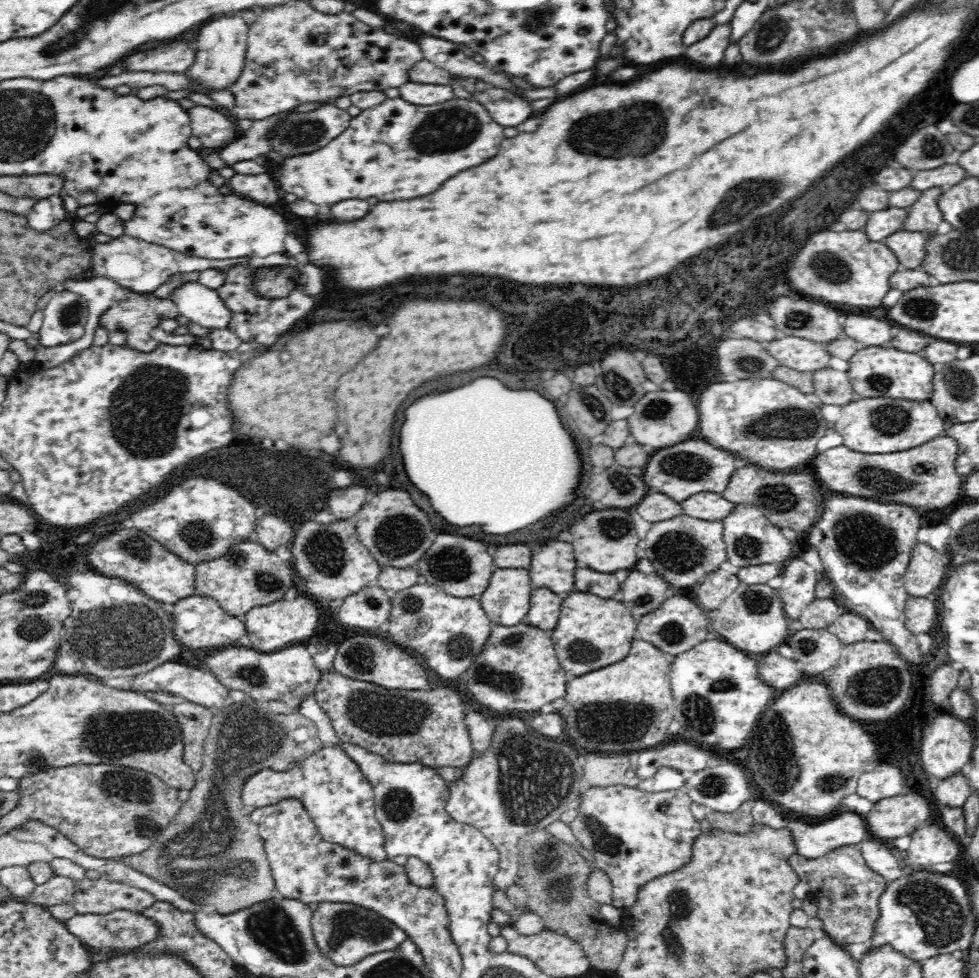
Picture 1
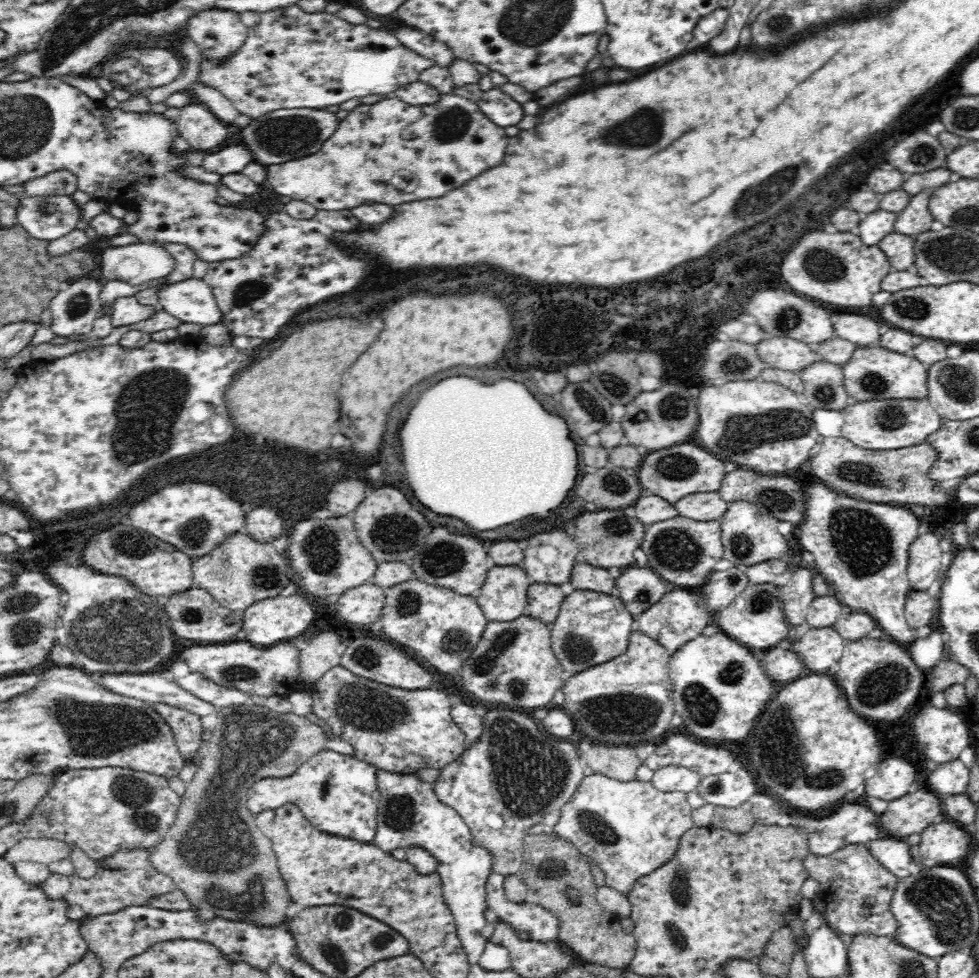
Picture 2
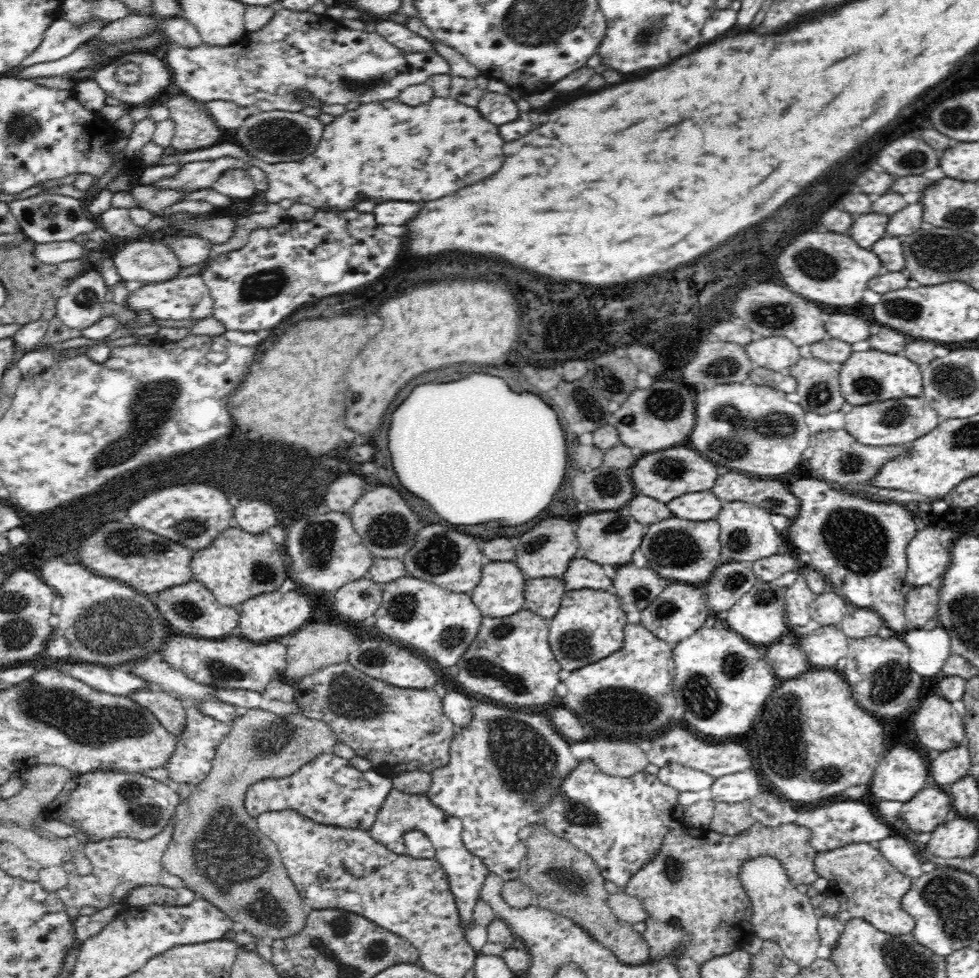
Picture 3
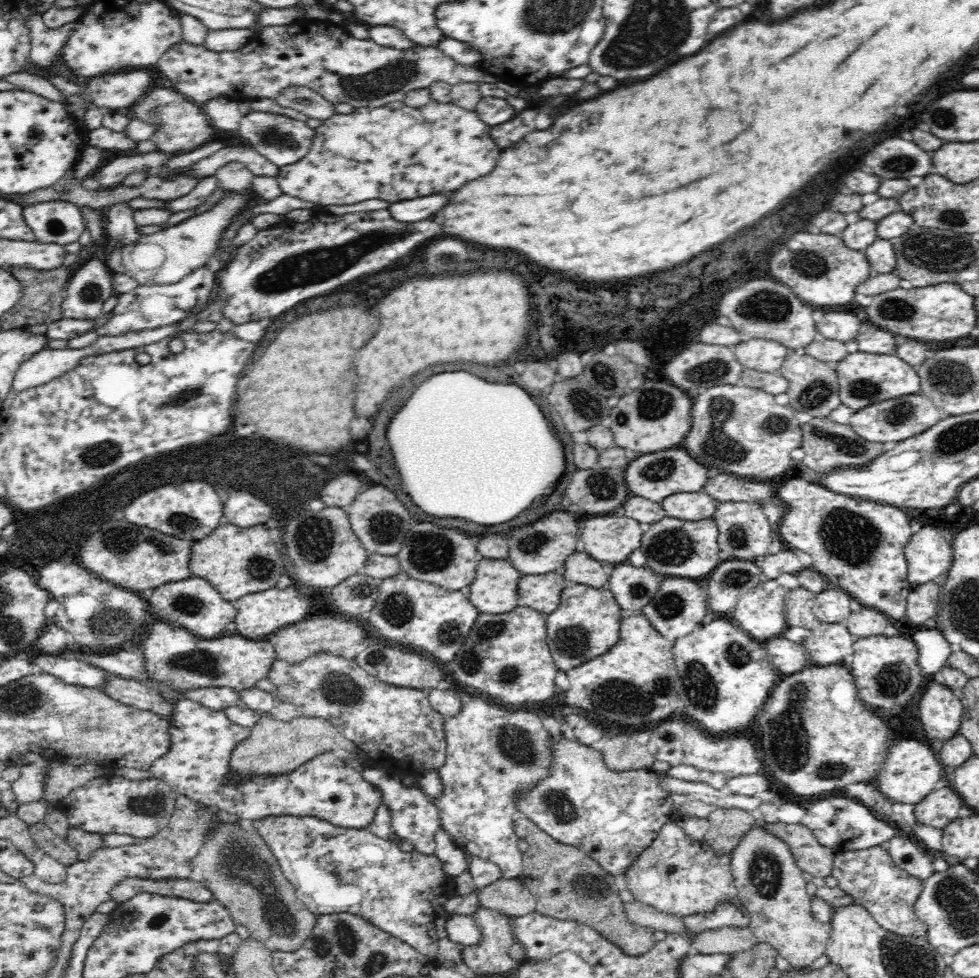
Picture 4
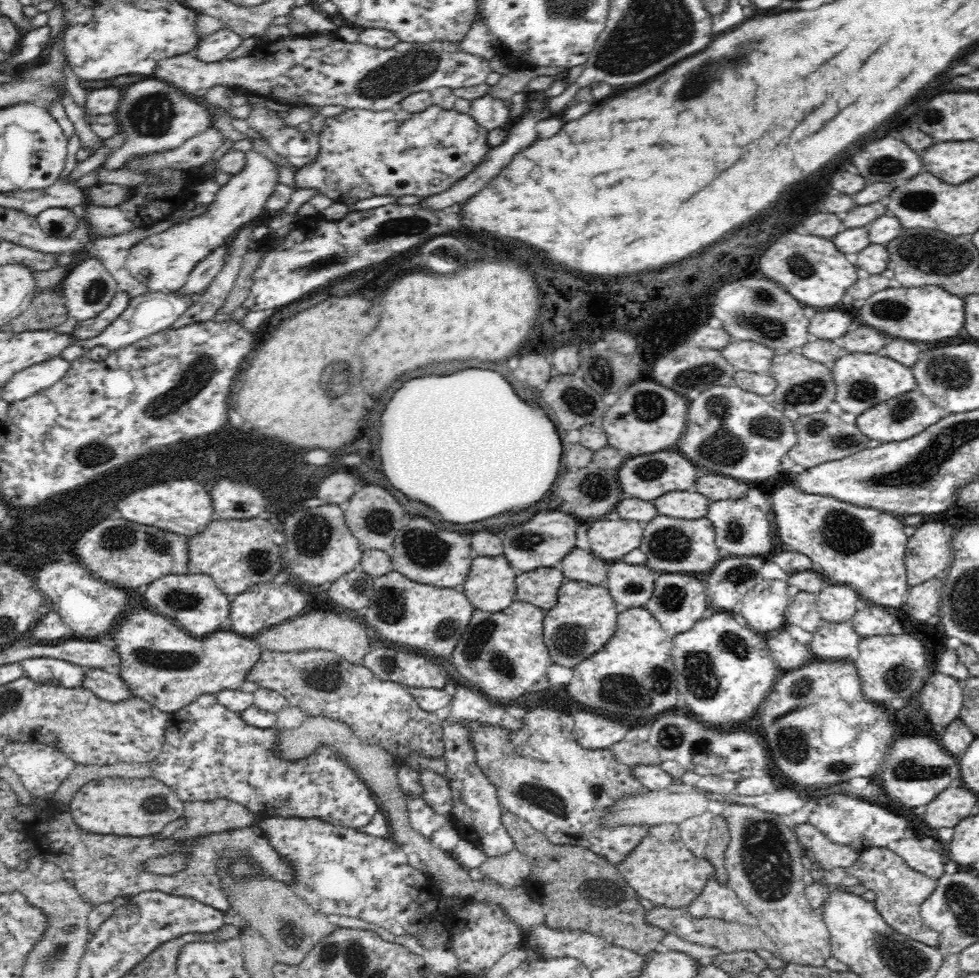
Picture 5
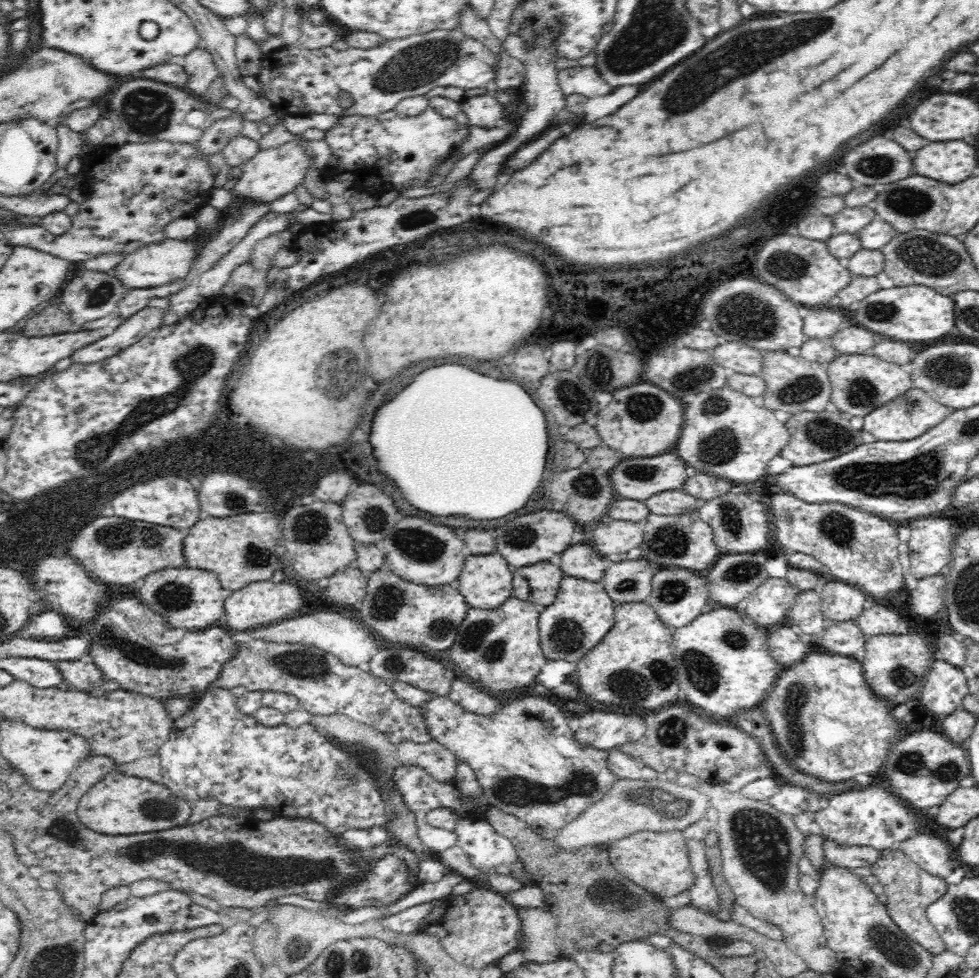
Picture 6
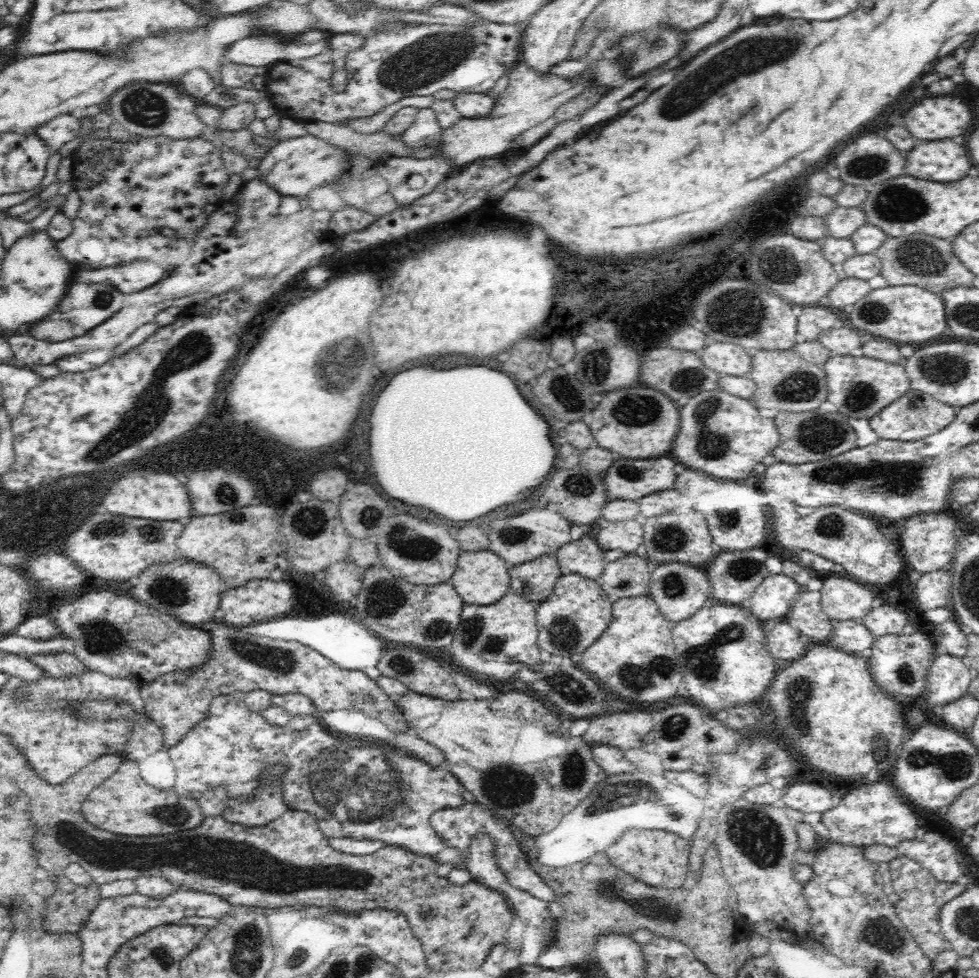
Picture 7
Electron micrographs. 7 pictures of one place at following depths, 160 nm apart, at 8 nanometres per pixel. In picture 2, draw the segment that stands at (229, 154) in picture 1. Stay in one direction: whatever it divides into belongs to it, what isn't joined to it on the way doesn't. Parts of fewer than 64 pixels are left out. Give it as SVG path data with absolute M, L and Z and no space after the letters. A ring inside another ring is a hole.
M244 145L227 146L209 153L200 166L208 172L220 176L232 173L241 173L248 163L254 162L250 151Z

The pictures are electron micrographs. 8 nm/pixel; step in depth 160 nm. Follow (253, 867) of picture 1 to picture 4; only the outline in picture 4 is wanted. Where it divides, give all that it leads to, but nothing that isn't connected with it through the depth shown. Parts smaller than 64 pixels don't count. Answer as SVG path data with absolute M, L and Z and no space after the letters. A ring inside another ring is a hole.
M264 714L249 733L250 736L231 753L230 766L237 772L237 778L250 774L286 774L322 752L351 746L340 728L334 727L325 718L299 716L291 722L280 722L272 715ZM224 821L216 827L191 860L191 866L198 866L202 870L202 881L214 893L215 900L227 908L233 921L247 927L250 936L260 940L271 952L294 952L302 948L318 924L319 915L310 913L310 910L305 909L299 901L294 885L284 876L268 843L258 833L242 830L238 823Z

